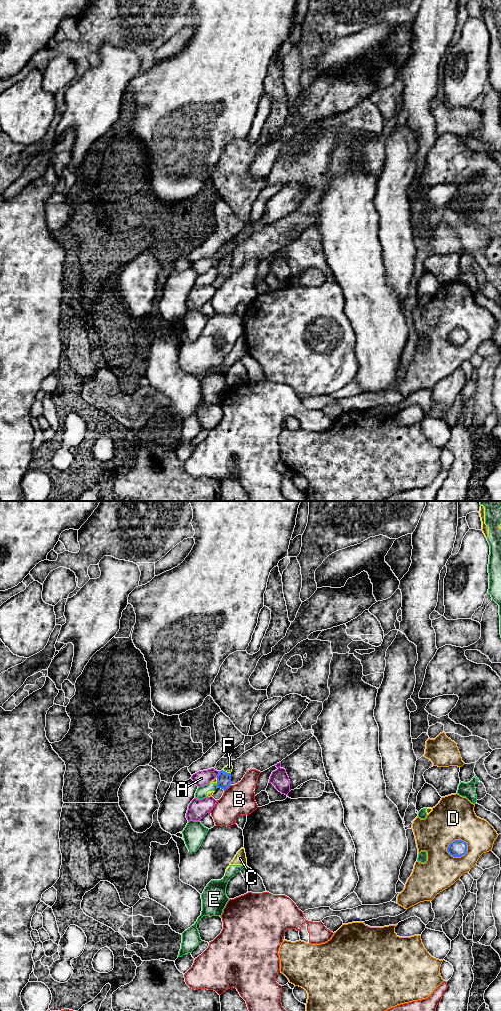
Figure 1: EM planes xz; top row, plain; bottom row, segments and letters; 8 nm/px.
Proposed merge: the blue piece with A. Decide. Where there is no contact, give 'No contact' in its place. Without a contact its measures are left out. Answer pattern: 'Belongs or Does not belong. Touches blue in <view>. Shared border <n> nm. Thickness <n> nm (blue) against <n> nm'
Does not belong. Touches blue in xz. Shared border 70 nm. Thickness 110 nm (blue) against 120 nm

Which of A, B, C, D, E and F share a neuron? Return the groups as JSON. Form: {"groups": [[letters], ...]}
{"groups": [["A"], ["B"], ["C", "E"], ["D"], ["F"]]}

